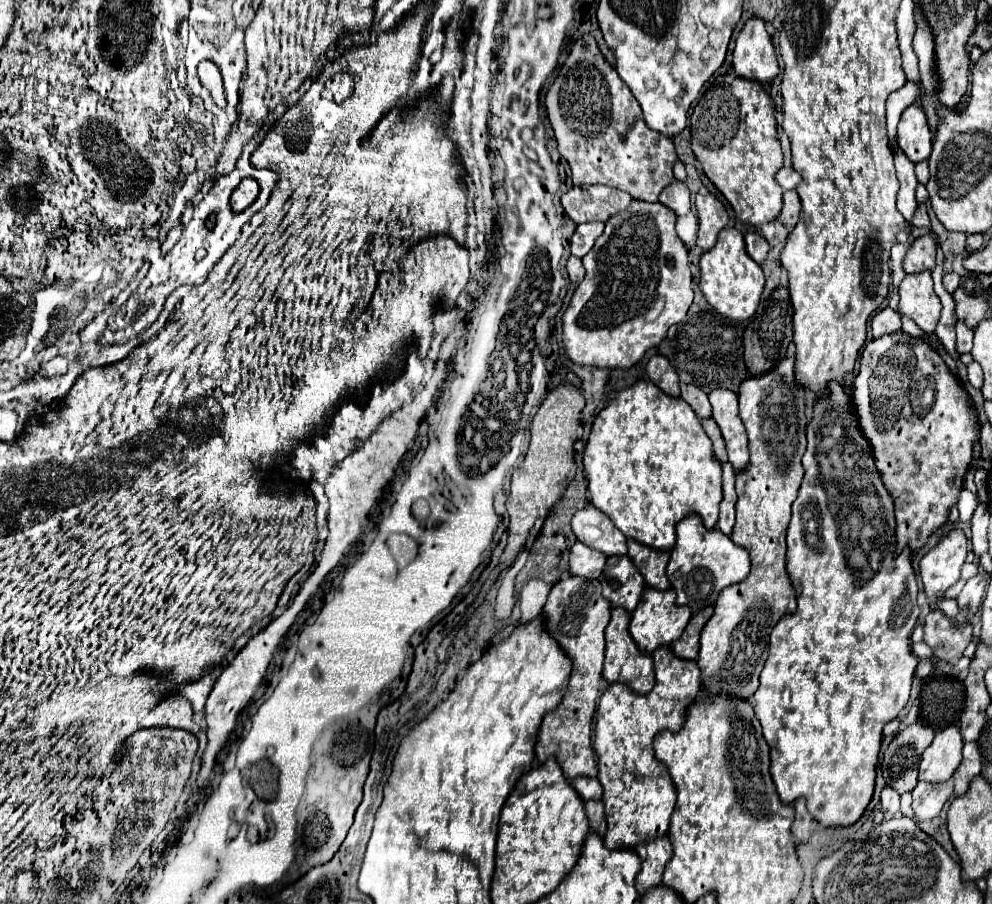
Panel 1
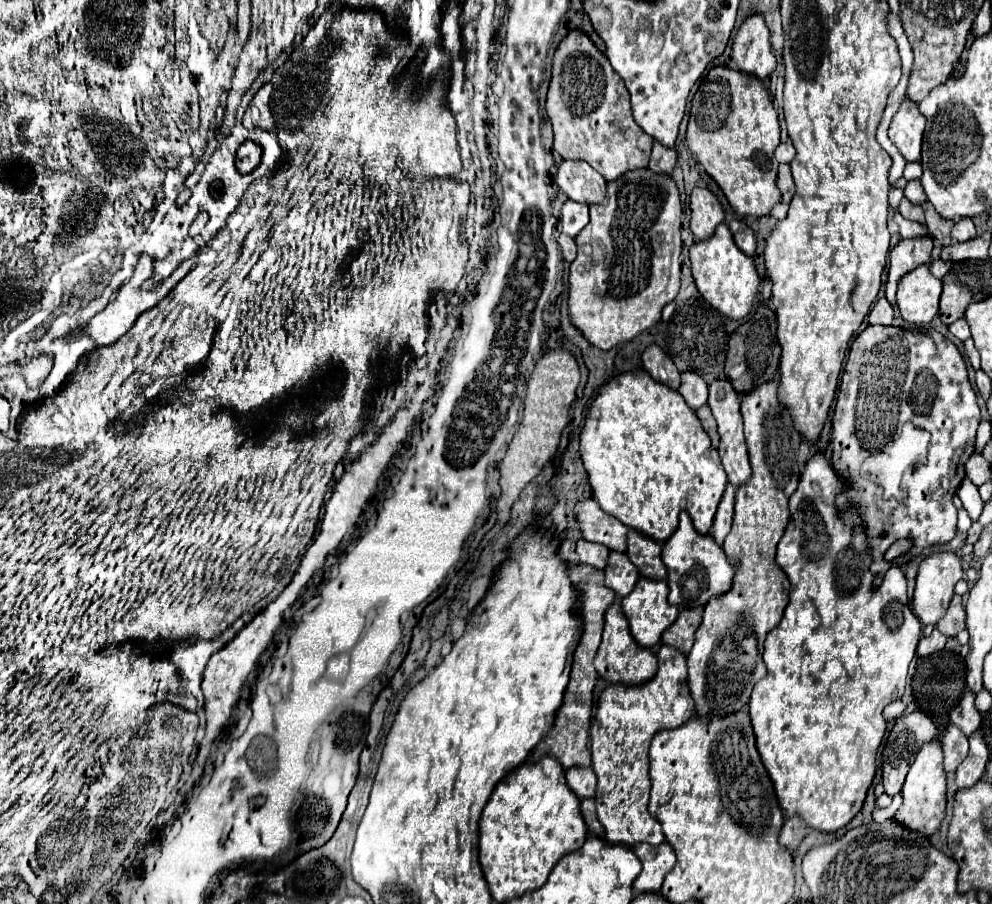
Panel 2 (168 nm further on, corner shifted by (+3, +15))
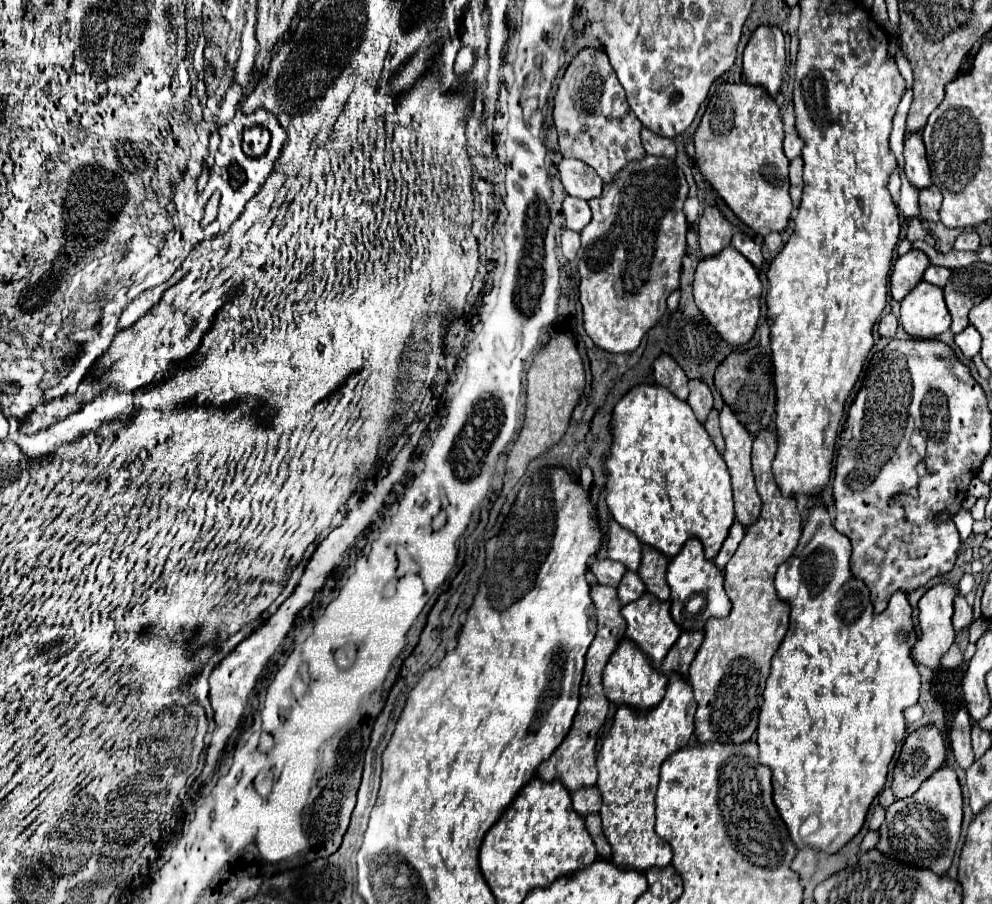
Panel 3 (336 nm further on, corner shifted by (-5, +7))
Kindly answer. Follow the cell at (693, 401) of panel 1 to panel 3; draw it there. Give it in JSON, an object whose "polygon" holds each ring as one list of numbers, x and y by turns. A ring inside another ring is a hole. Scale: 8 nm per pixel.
{"polygon":[[690,380,690,396,688,396,688,404,692,408,692,412,696,414,696,418,700,422,706,420,706,416,712,410,712,392,708,388,706,382,702,380]]}

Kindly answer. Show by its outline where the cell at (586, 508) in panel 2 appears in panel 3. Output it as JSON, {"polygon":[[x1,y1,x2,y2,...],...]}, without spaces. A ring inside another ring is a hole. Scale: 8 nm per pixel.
{"polygon":[[614,520,608,524,606,530,606,548,608,548,608,558,622,562,628,570,636,572,640,566,640,540]]}

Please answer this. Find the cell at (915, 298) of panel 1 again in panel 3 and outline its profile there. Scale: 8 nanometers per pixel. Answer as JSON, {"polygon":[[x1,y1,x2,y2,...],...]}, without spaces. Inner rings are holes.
{"polygon":[[920,280,902,300,900,322,914,338,936,338,950,328,950,312,940,288]]}

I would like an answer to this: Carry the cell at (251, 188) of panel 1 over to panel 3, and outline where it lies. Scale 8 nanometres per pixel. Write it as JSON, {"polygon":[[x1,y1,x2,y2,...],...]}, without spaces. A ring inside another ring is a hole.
{"polygon":[[248,128,244,132,244,140,242,140,242,148,246,152,246,156,250,158,258,158,262,152,266,152,270,144,270,134,266,132,266,128]]}

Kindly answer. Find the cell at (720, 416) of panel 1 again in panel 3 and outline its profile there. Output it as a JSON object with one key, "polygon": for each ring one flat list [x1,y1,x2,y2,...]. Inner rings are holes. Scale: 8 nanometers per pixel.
{"polygon":[[724,404,722,412,720,412,720,428,722,428,722,436,724,436,724,440,726,440,724,462,728,464,728,470,730,470,730,476,732,476,732,490,734,490,734,508,736,508,736,518,738,518,744,526,750,526,752,522,758,520,760,504,762,504,762,500,758,498,756,480,754,480,752,466,750,466,752,436,744,430,744,426,742,426,740,420,734,416,734,412,730,410,728,404]]}

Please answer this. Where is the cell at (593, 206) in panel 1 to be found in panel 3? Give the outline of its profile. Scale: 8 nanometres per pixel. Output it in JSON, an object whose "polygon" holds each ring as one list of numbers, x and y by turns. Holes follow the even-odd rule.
{"polygon":[[564,158,560,162,558,170,560,170,560,180,564,184,564,190,570,196,582,198,582,200,592,200,592,198,598,198,602,194,604,182,594,172,594,168,590,168,586,162]]}

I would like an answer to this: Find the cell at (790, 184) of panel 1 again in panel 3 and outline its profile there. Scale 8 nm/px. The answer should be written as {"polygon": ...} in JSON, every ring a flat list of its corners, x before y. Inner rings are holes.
{"polygon":[[796,132,786,134,786,138,784,138,784,154,786,154,788,160,798,158,800,152,802,152,802,146,804,146,804,142,800,140,800,136]]}

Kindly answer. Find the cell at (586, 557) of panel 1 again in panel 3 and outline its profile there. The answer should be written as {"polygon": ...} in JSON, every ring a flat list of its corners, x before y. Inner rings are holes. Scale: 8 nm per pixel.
{"polygon":[[604,558,604,560,596,560,592,566,590,566,592,574,596,576,596,580,600,584,606,584,606,586,618,586,622,574,626,572,626,568,616,562,616,560,610,560,610,558]]}

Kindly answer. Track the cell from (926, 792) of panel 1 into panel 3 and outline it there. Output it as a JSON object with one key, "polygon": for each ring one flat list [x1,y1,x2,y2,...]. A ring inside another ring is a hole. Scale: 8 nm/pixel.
{"polygon":[[962,708,952,724,950,730,950,746,956,758,956,764,960,768,970,768,970,764,974,762,974,754,972,754,972,746,970,746,970,728,972,728,972,720,970,714]]}

